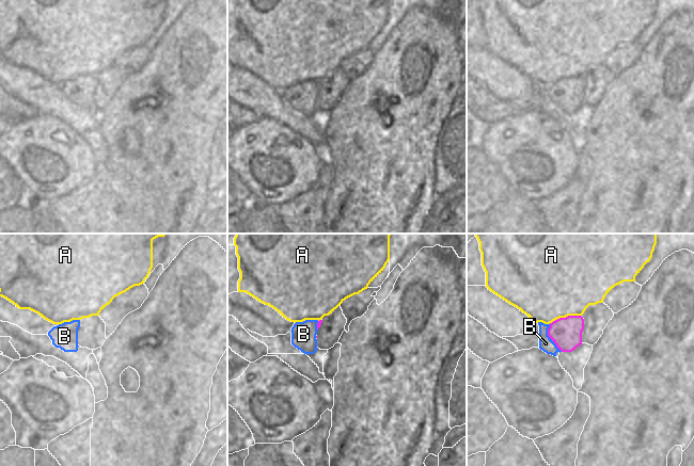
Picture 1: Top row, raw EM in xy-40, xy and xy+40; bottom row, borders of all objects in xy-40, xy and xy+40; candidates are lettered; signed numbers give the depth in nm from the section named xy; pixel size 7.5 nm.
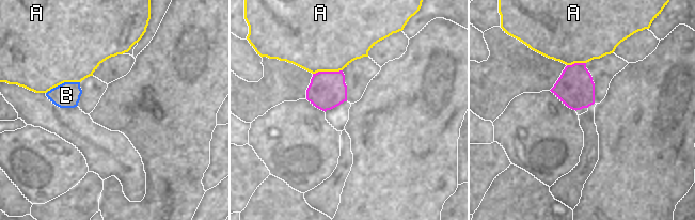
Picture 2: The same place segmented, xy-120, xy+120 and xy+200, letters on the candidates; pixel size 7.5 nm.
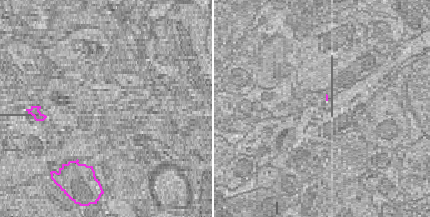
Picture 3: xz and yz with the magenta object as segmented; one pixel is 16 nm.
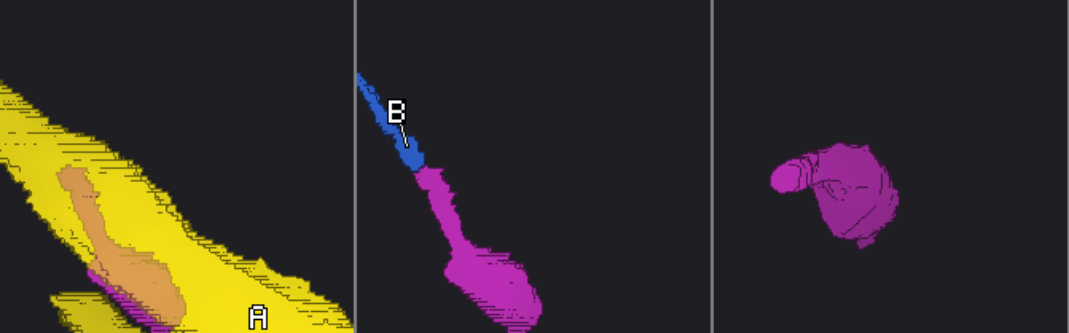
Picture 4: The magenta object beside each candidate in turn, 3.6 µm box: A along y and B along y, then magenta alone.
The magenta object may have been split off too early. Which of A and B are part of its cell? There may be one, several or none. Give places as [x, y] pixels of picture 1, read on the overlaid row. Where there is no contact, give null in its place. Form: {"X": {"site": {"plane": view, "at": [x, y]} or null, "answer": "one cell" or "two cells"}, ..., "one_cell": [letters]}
{"A": {"site": {"plane": "xy+40", "at": [566, 317]}, "answer": "two cells"}, "B": {"site": {"plane": "xy+40", "at": [549, 336]}, "answer": "one cell"}, "one_cell": ["B"]}

